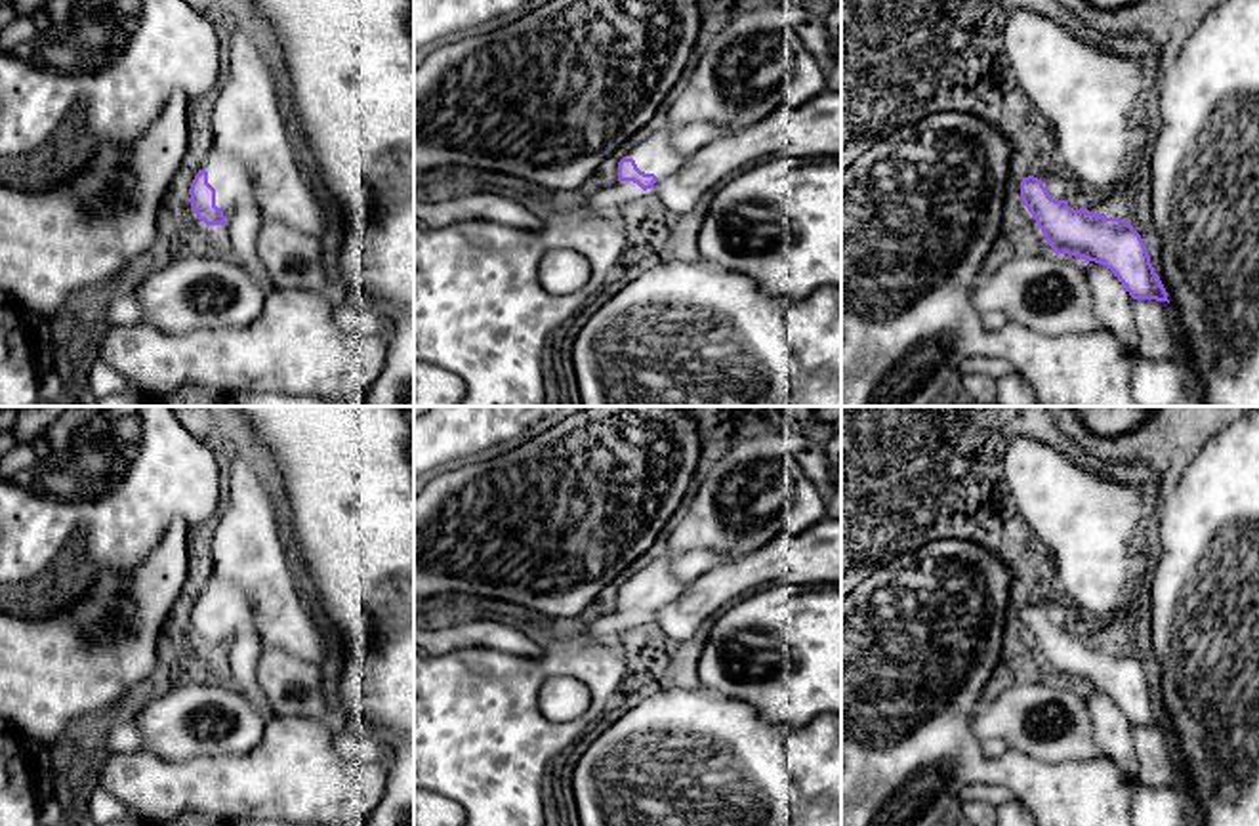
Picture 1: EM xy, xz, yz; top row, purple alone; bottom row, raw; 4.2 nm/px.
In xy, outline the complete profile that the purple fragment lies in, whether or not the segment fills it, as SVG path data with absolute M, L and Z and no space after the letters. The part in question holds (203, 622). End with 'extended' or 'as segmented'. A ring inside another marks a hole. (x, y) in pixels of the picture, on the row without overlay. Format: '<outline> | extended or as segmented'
M212 580L195 603L189 622L200 649L223 652L233 637L252 624L252 609L242 589L227 580Z | extended

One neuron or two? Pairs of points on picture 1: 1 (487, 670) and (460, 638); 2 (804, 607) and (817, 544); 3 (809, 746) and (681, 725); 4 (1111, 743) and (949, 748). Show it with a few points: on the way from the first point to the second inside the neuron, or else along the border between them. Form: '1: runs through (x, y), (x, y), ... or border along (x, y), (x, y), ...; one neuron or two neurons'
1: border along (468, 647), (495, 647), (514, 655); two neurons
2: border along (821, 582), (769, 584), (765, 588); two neurons
3: runs through (777, 744), (758, 739), (737, 725), (714, 725); one neuron
4: border along (1101, 754), (1132, 781); two neurons

